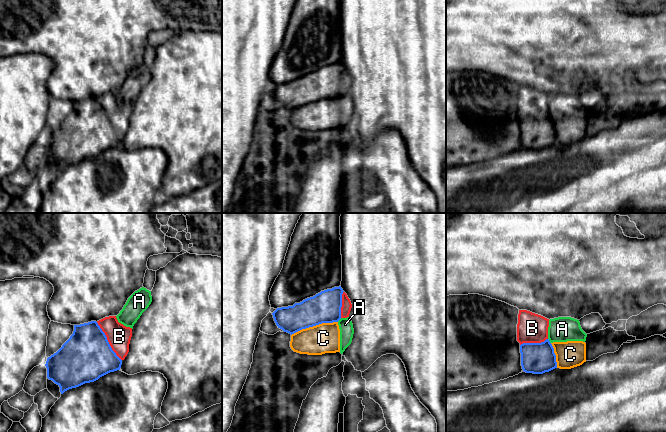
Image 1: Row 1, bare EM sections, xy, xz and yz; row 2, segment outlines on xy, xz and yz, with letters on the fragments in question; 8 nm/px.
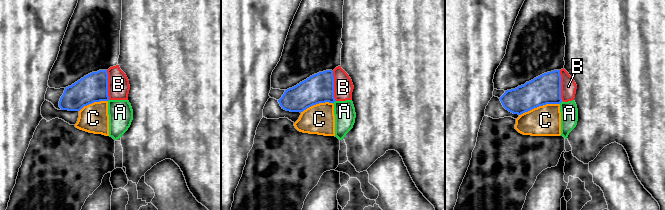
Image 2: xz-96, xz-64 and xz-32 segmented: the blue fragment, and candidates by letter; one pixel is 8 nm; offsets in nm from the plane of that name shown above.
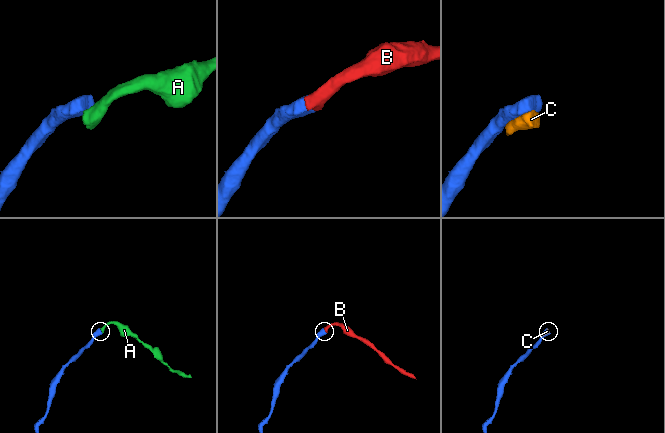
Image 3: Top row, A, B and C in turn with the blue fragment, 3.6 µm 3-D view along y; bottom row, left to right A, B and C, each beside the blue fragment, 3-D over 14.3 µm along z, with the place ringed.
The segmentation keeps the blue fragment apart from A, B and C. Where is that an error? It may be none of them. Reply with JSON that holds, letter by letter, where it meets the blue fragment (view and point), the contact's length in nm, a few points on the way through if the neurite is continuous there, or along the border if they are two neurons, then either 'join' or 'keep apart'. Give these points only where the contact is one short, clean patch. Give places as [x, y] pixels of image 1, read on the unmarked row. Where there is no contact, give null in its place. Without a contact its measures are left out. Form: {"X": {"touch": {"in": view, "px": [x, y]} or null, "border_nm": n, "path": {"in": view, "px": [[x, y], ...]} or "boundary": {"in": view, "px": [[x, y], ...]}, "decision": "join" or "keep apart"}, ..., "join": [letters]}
{"A": {"touch": {"in": "yz", "px": [549, 117]}, "border_nm": 50, "boundary": {"in": "yz", "px": [[548, 114], [550, 119]]}, "decision": "keep apart"}, "B": {"touch": {"in": "xy", "px": [107, 117]}, "border_nm": 380, "path": {"in": "xy", "px": [[86, 132], [107, 117], [119, 112]]}, "decision": "join"}, "C": {"touch": {"in": "xz", "px": [314, 101]}, "border_nm": 400, "decision": "keep apart"}, "join": ["B"]}

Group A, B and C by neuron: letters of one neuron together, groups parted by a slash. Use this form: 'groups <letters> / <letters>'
groups A C / B

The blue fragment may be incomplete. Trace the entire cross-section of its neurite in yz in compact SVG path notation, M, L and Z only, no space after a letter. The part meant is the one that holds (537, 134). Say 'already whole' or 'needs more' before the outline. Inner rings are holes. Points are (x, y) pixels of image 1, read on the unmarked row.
needs more; M519 86L517 117L520 119L524 148L543 150L557 144L554 124L548 115L549 95L527 86Z

